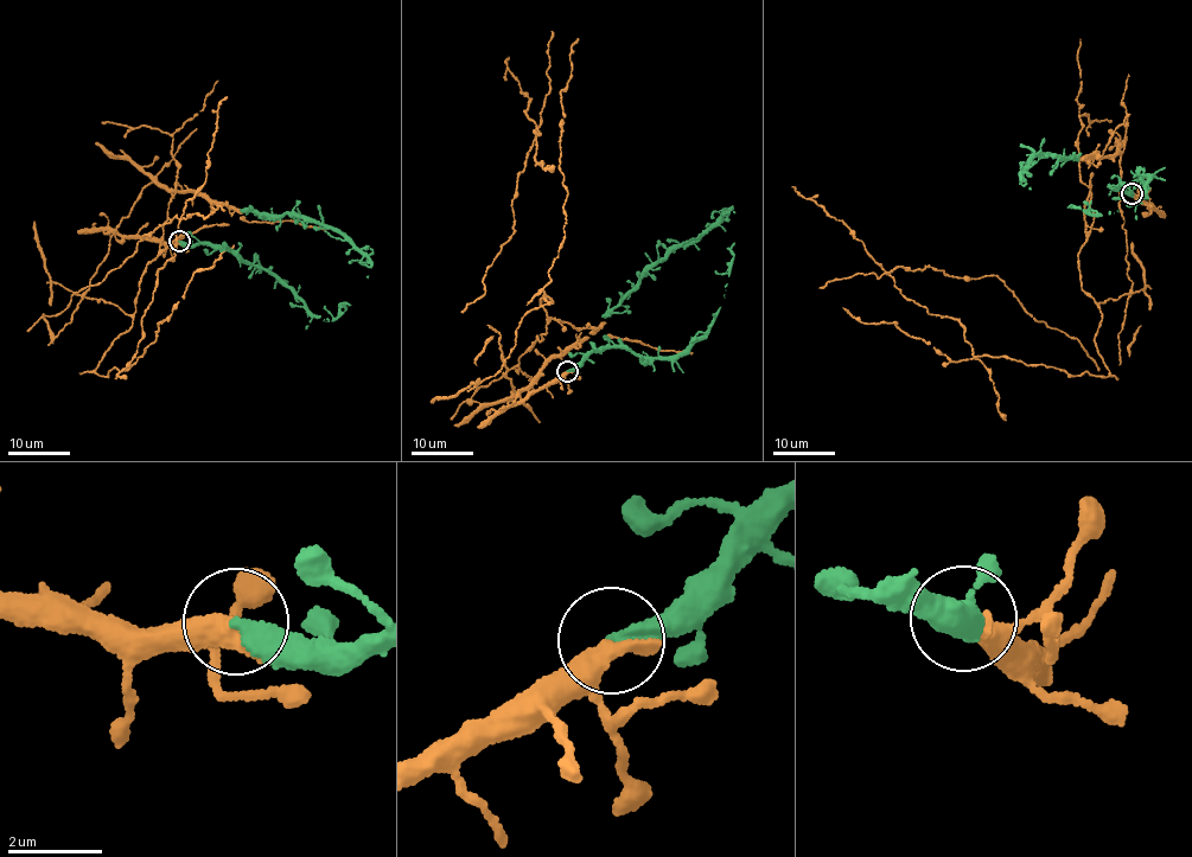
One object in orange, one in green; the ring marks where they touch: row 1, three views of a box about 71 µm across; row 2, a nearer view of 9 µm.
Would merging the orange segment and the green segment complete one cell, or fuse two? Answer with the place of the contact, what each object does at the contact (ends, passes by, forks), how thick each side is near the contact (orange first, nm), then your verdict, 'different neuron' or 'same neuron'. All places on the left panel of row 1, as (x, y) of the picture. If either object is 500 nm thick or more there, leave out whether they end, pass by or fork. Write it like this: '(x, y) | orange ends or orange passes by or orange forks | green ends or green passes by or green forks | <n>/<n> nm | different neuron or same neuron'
(179, 241) | 550/380 nm | same neuron

